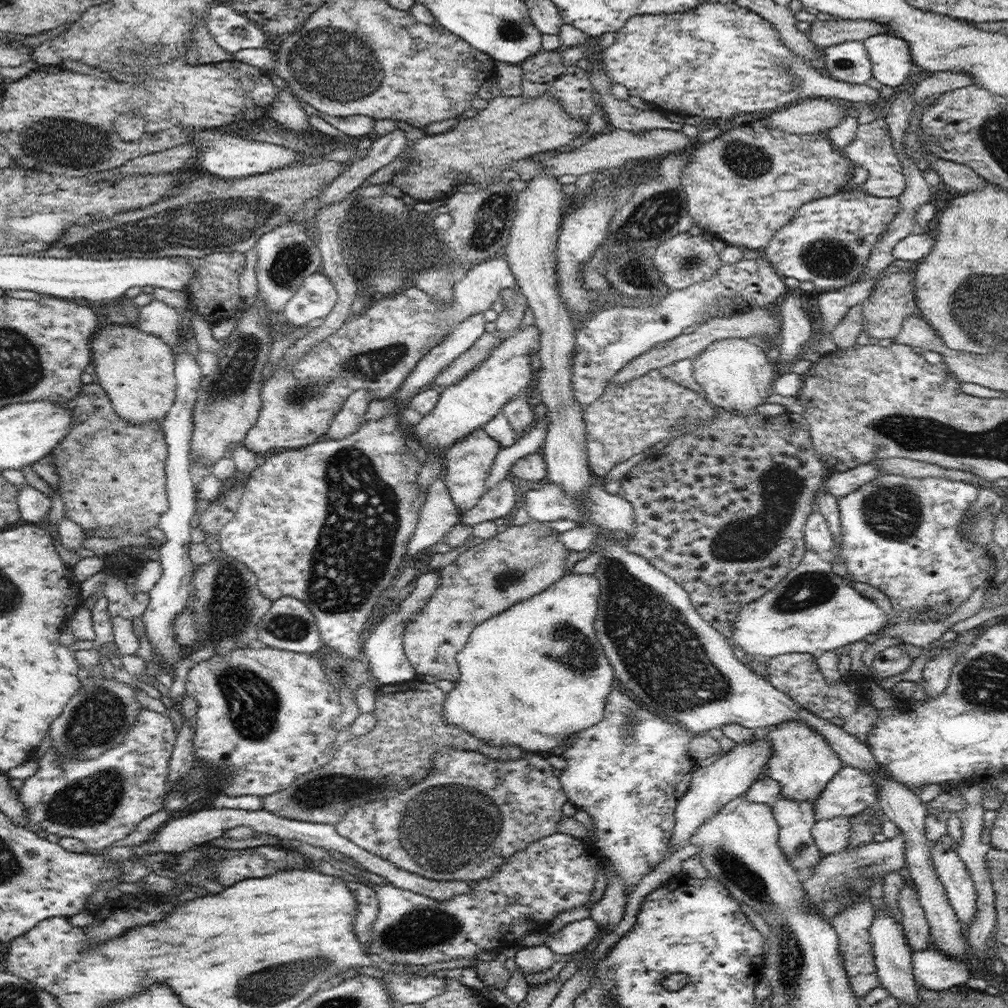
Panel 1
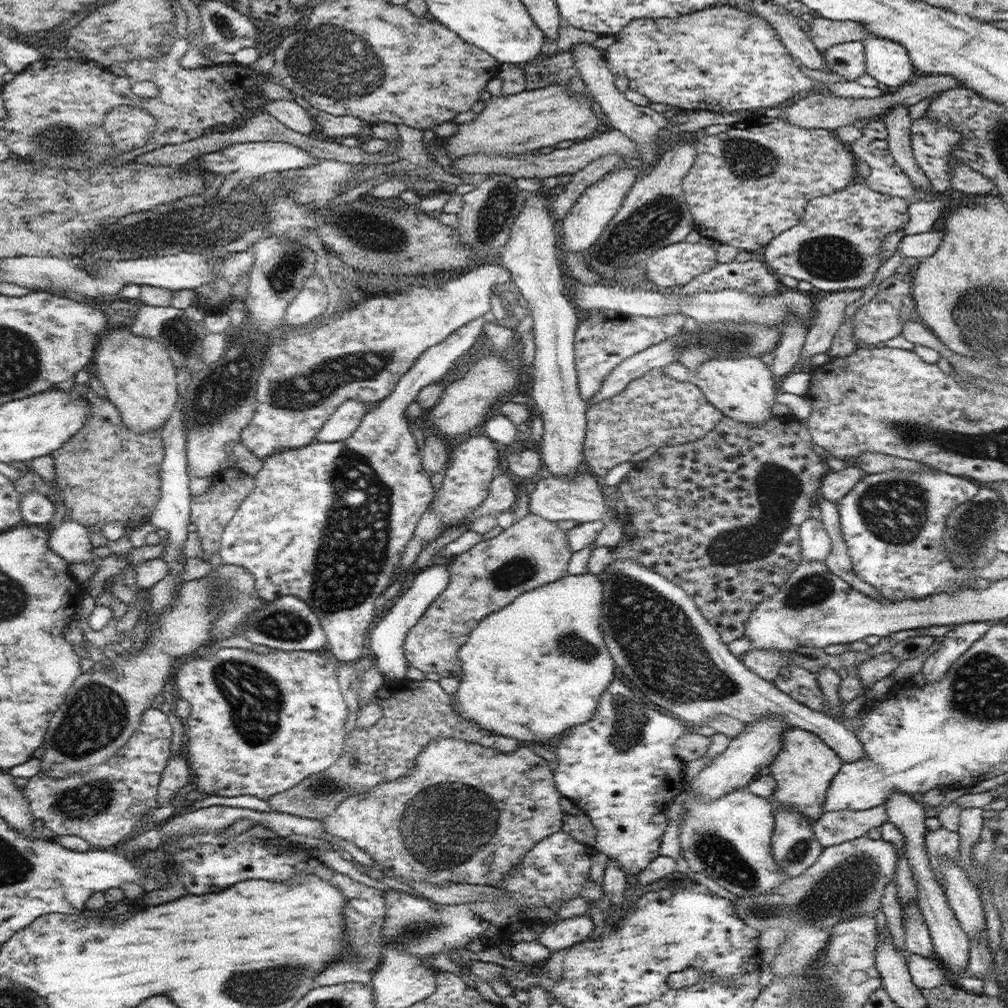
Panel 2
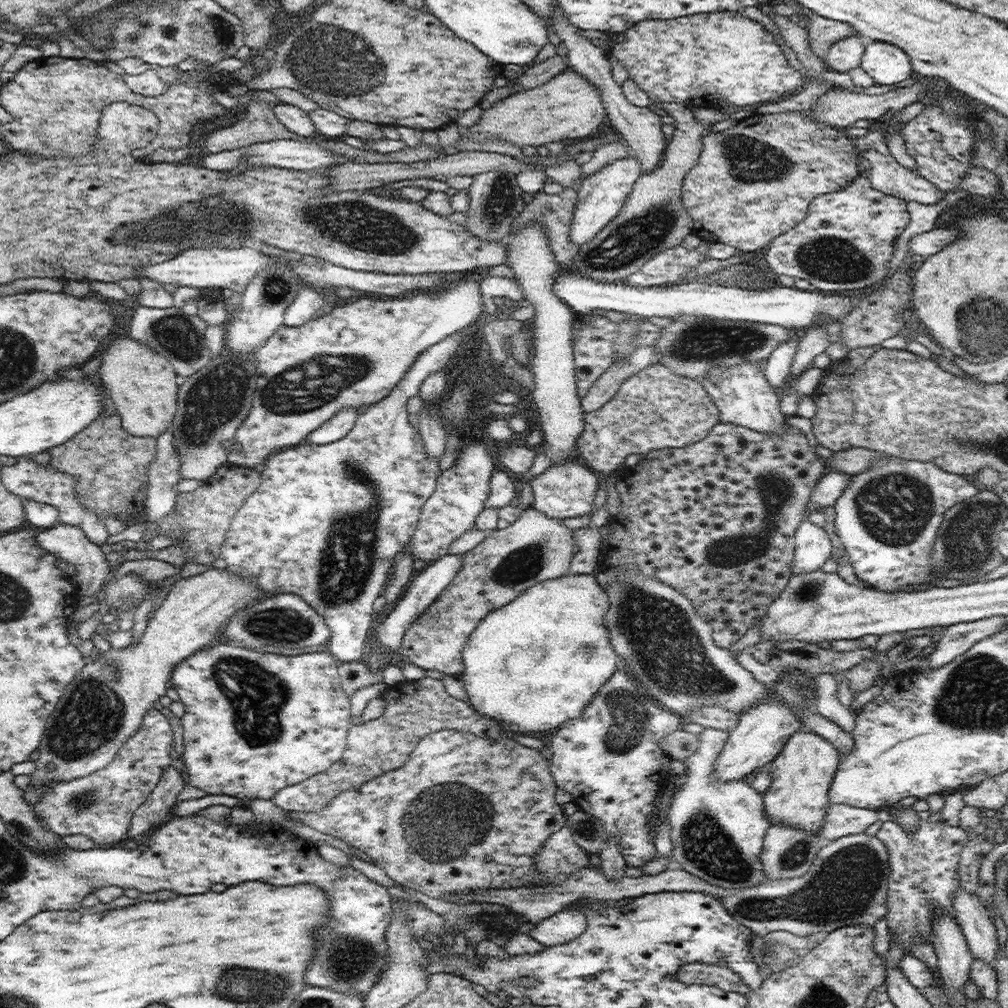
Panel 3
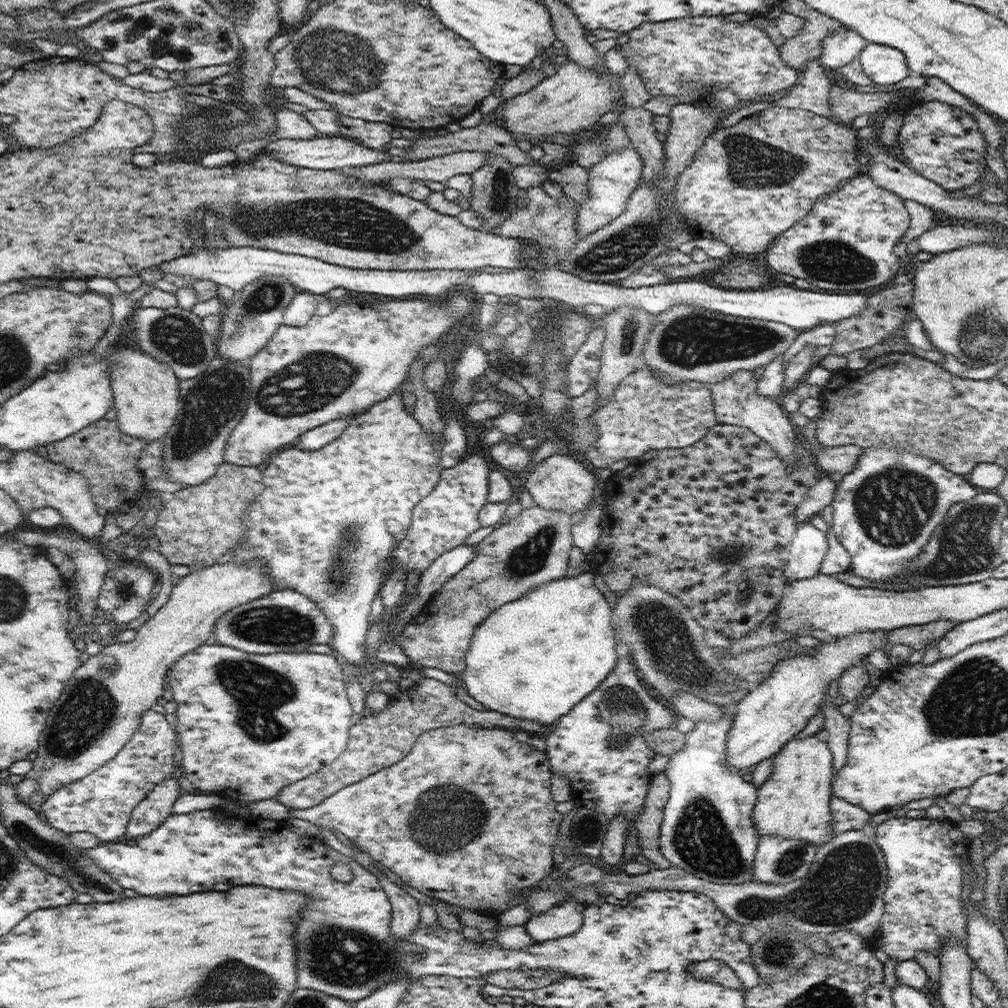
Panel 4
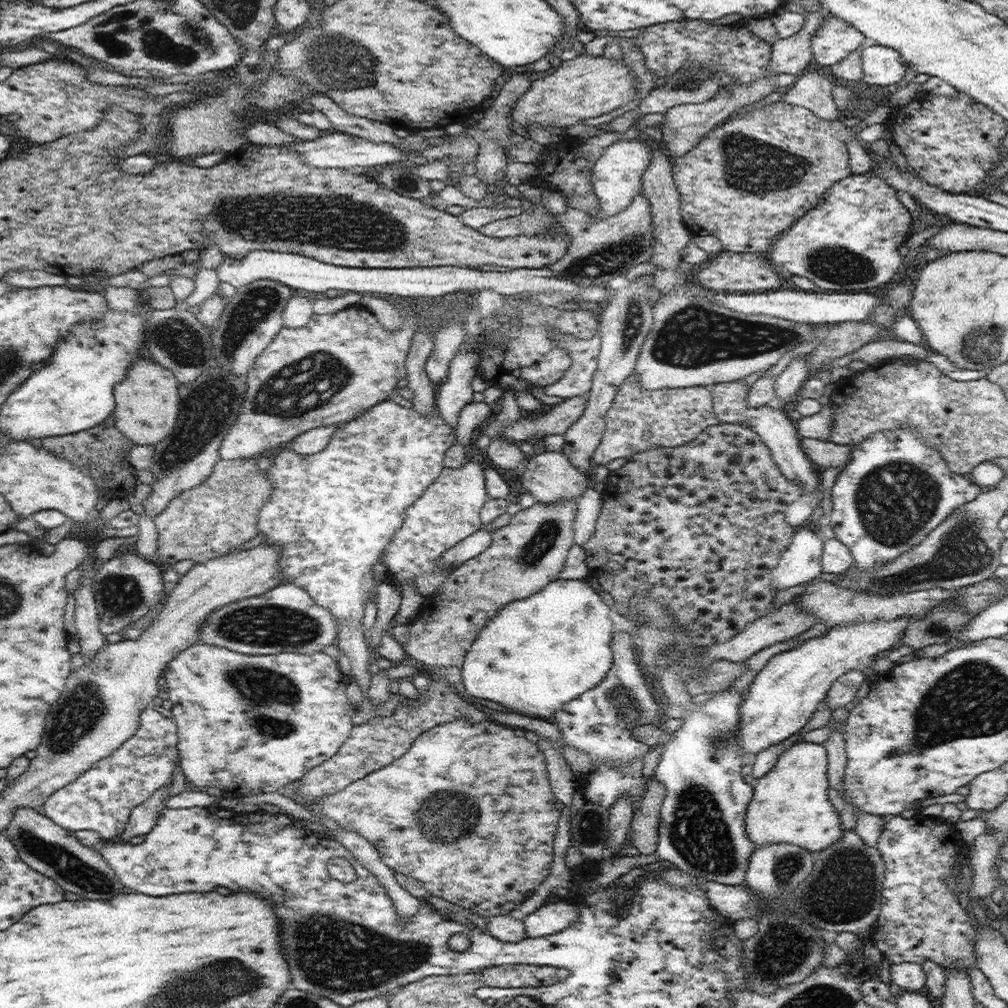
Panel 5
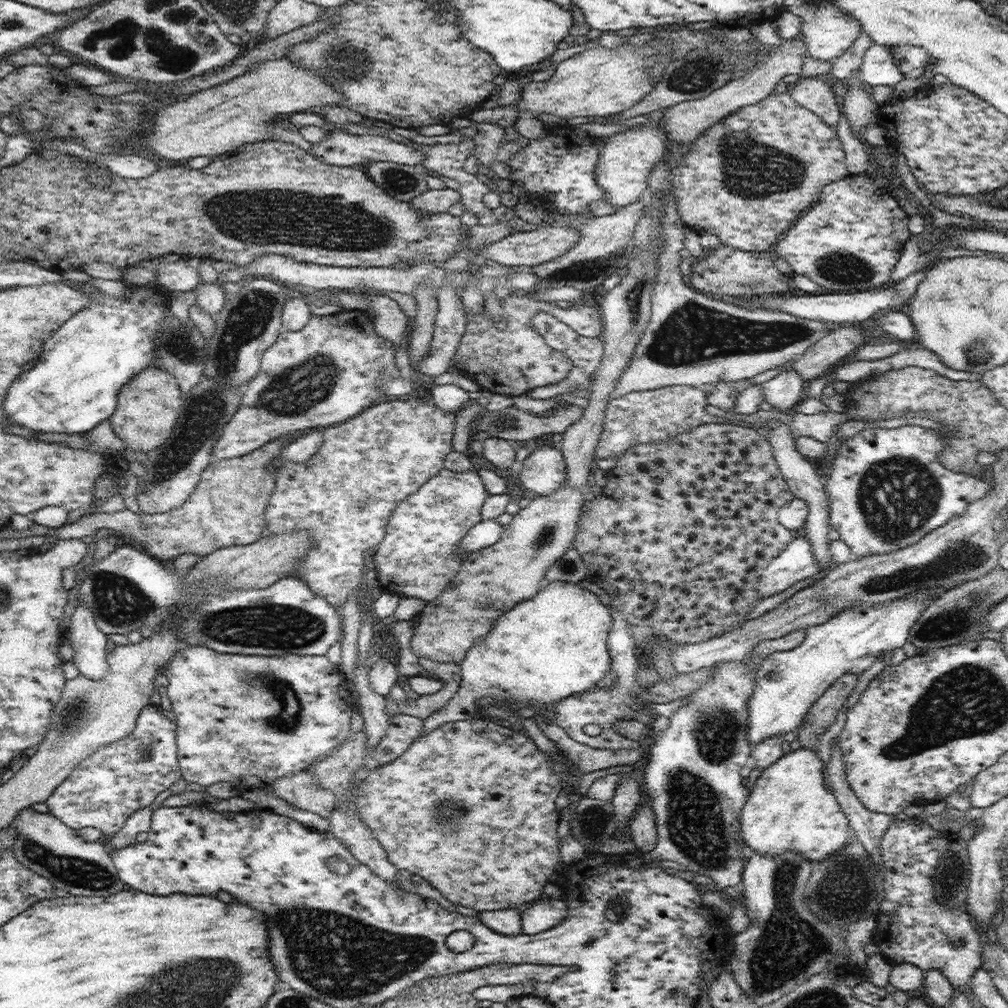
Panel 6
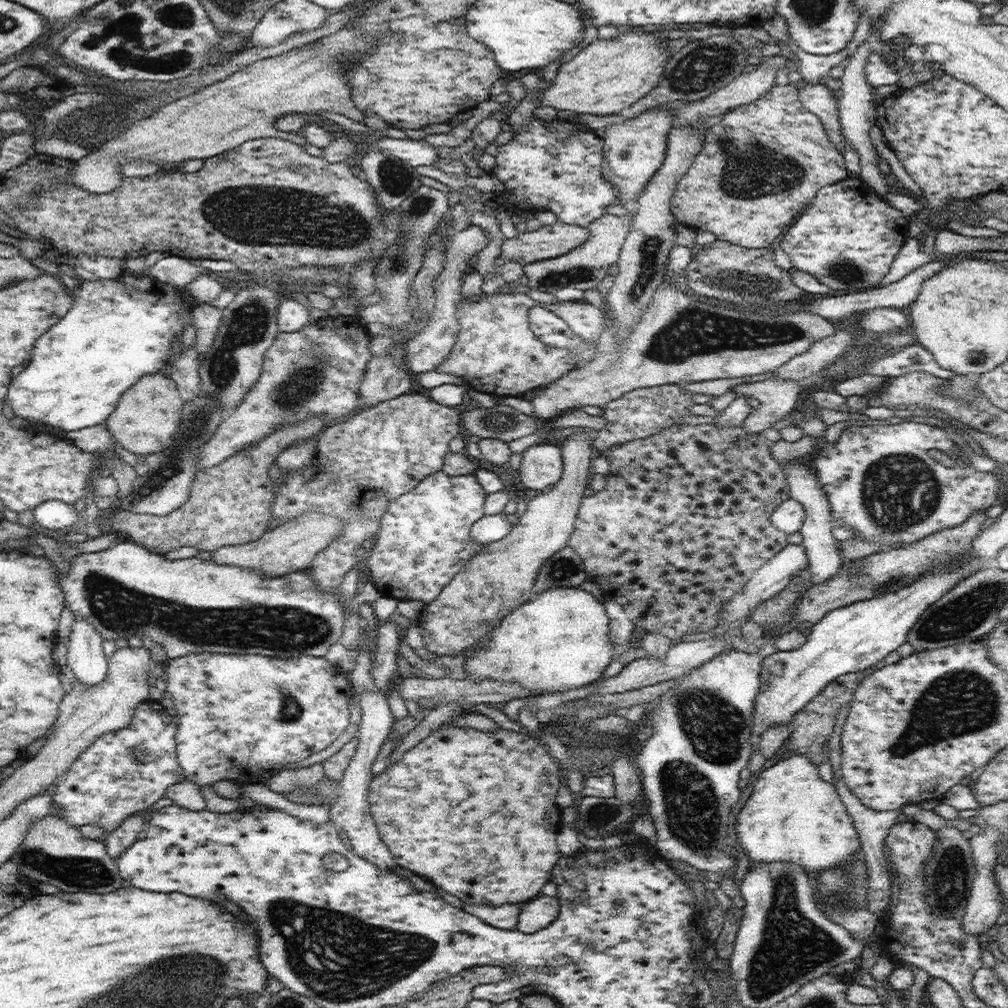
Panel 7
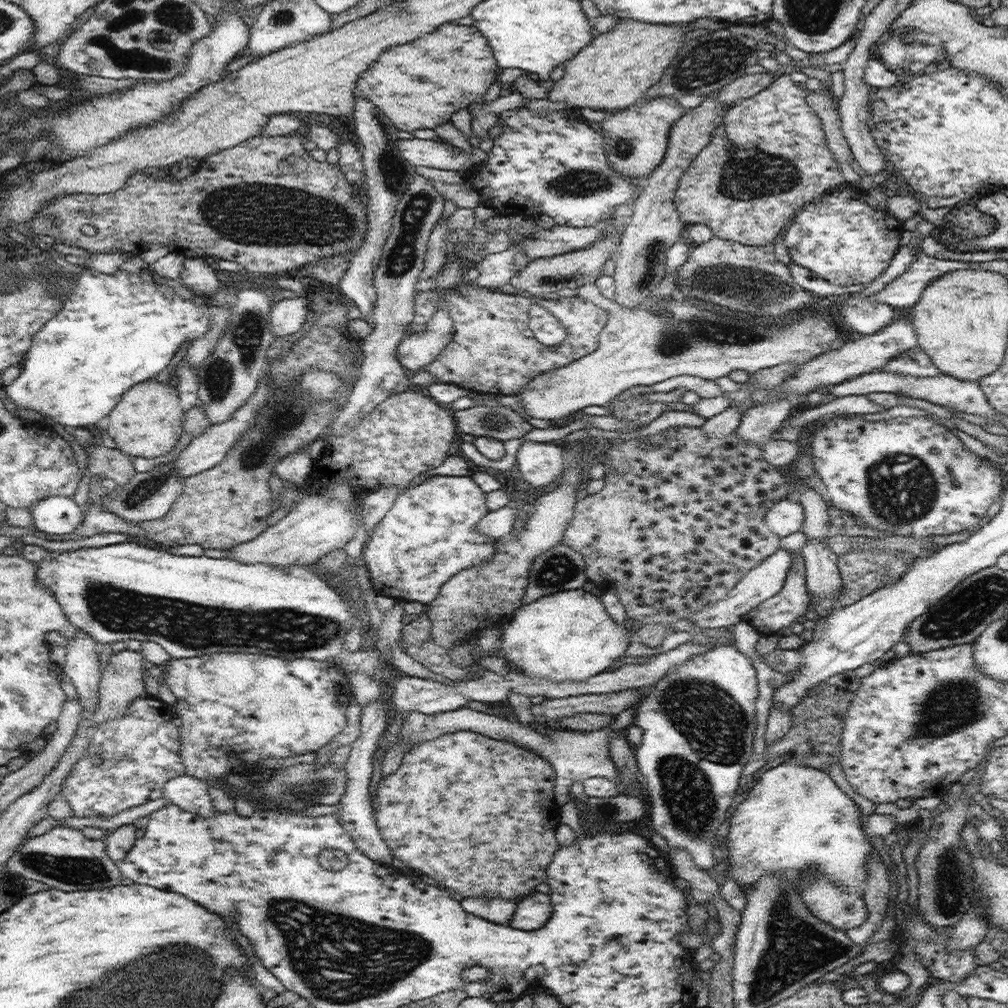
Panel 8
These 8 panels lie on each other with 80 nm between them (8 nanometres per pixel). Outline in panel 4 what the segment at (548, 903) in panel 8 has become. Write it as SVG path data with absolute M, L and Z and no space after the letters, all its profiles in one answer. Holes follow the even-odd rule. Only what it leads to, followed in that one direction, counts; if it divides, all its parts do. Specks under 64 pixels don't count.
M562 902L546 912L533 914L525 925L527 933L537 942L556 940L578 932L583 925L583 910L586 905L581 902Z

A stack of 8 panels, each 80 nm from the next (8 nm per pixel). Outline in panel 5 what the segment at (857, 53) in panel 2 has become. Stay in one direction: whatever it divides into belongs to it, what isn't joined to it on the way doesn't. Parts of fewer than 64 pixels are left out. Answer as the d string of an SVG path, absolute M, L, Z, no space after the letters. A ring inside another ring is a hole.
M826 11L823 24L812 37L814 62L820 66L836 64L867 43L865 36L845 20Z

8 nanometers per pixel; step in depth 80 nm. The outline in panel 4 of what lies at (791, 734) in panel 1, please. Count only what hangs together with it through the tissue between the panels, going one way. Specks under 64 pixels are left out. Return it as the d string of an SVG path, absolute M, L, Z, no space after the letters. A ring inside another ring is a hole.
M816 736L791 739L774 756L772 775L757 787L758 797L753 810L754 826L760 838L764 835L778 835L821 846L832 838L832 761L832 751L826 742Z

